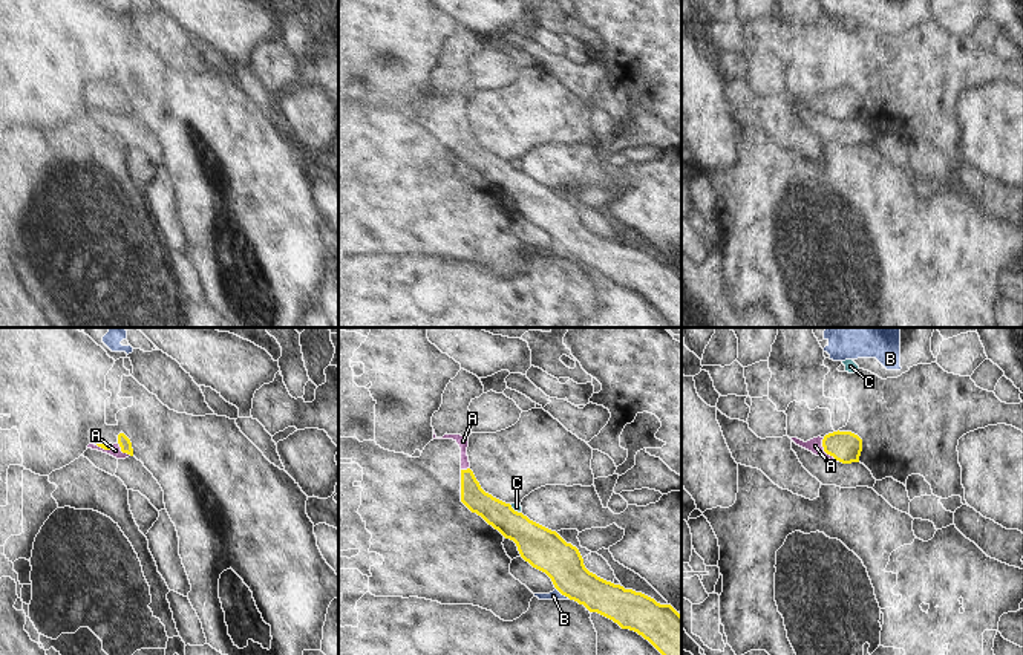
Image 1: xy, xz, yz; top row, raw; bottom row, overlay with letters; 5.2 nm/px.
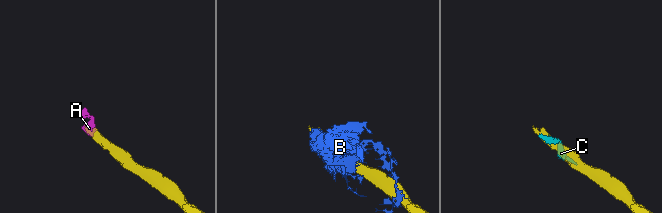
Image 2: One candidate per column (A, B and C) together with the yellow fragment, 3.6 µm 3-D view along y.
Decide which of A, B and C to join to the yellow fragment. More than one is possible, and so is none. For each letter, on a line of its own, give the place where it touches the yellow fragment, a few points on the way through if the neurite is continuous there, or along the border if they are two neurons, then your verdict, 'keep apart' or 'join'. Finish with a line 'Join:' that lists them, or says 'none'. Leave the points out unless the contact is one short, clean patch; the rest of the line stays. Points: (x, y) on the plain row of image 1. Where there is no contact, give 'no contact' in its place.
A: meets yellow in yz at (824, 107); runs through yz (846, 104), (824, 107), (815, 103); join
B: meets yellow in xz at (564, 251); keep apart
C: meets yellow in xz at (513, 167); keep apart
Join: A

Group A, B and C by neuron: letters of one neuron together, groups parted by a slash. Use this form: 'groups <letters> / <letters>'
groups A / B / C

